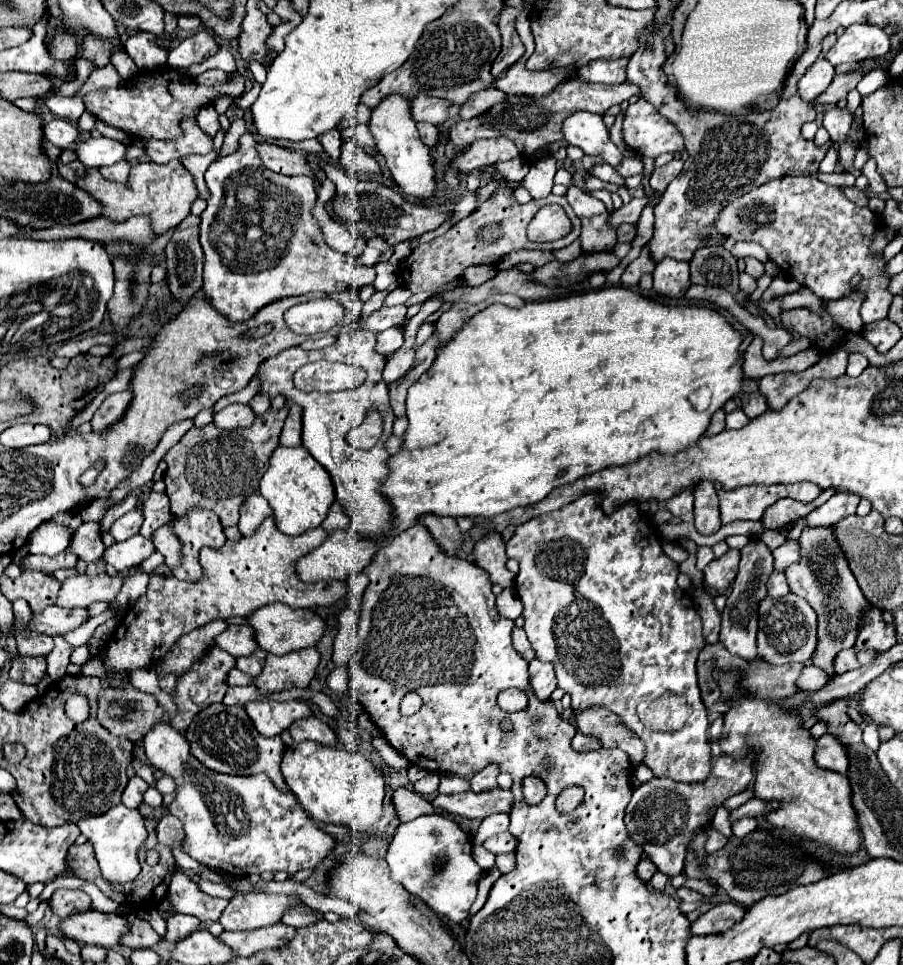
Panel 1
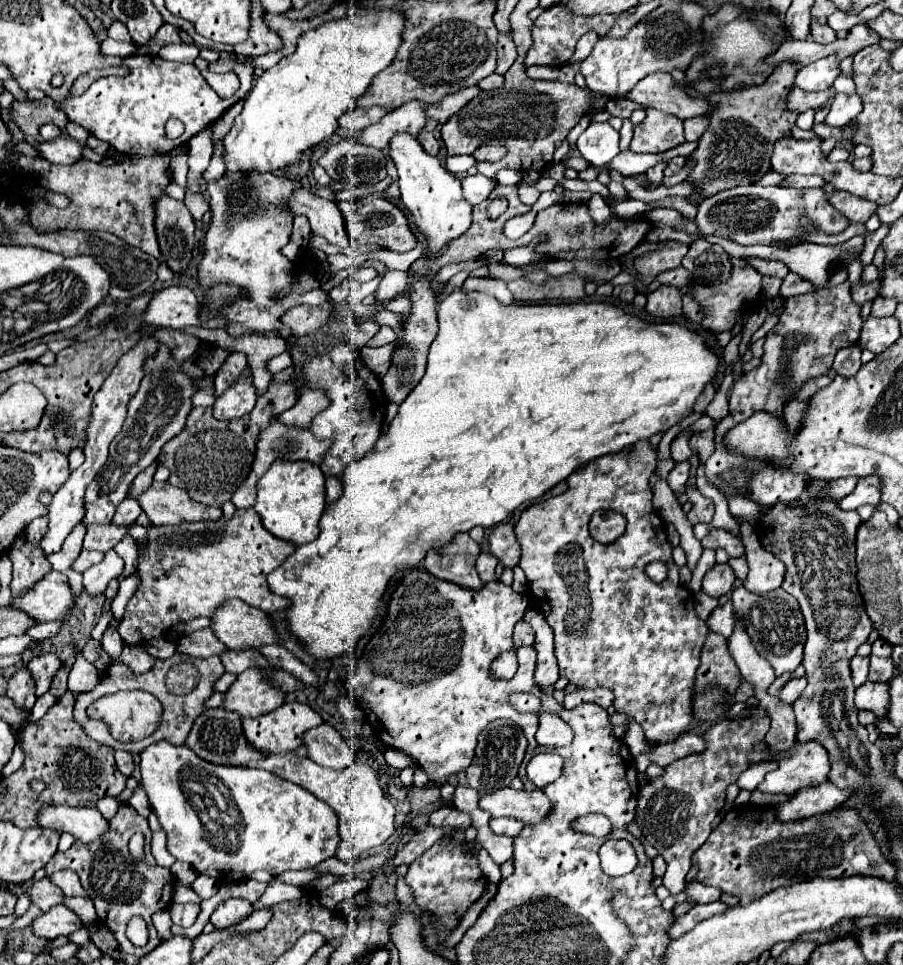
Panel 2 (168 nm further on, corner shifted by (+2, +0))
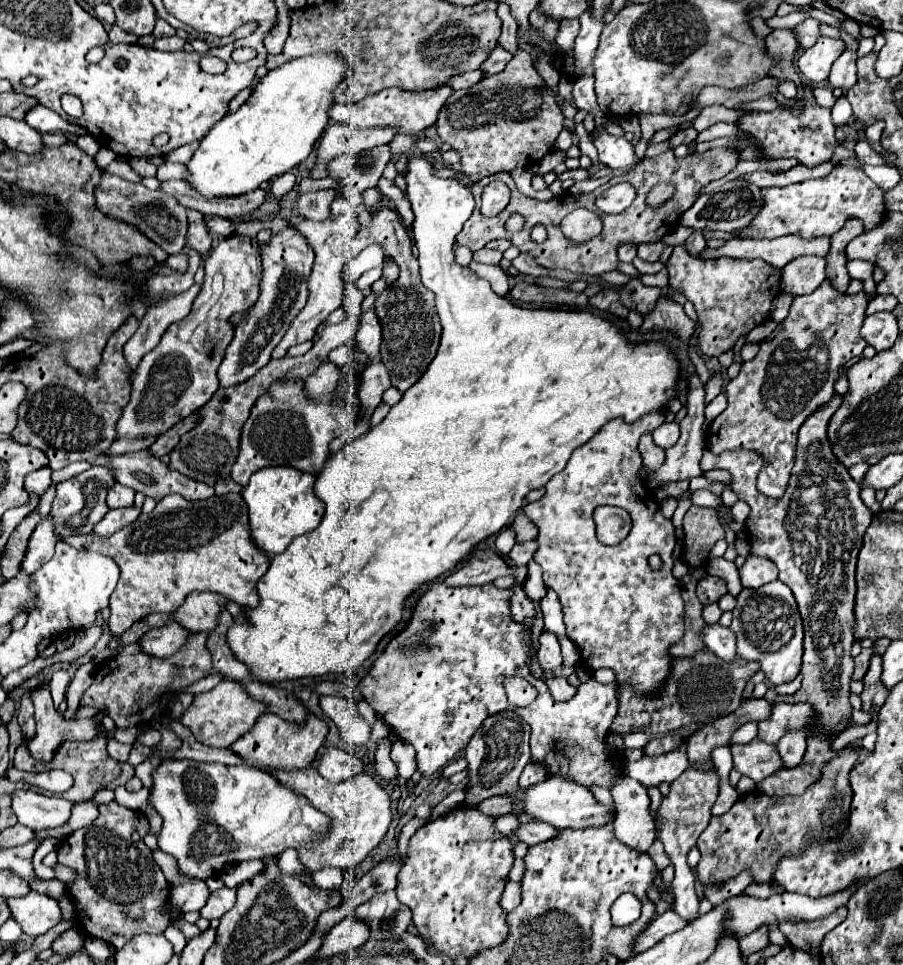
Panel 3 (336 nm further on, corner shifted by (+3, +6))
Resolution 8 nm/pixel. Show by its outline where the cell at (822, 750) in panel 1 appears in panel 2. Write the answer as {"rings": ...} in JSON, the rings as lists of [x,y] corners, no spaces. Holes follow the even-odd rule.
{"rings":[[[801,743],[797,747],[793,747],[789,753],[775,753],[771,755],[771,759],[779,759],[779,767],[771,773],[767,773],[765,781],[759,785],[761,793],[785,793],[791,795],[797,789],[803,787],[815,787],[819,783],[825,783],[825,775],[829,775],[829,753],[825,751],[825,747],[821,747],[821,743]]]}

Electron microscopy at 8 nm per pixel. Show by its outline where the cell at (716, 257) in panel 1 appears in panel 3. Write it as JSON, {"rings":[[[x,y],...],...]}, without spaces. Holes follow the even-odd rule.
{"rings":[[[692,231],[692,235],[686,239],[684,247],[686,247],[686,251],[688,251],[692,257],[698,257],[700,251],[706,247],[704,233],[702,233],[702,231]]]}

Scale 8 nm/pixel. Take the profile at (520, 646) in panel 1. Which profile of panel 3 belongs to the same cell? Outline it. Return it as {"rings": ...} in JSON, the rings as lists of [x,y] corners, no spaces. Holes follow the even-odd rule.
{"rings":[[[514,585],[514,589],[512,589],[512,595],[510,595],[510,615],[512,615],[512,619],[516,623],[522,623],[522,621],[534,623],[534,605],[526,597],[522,585]]]}

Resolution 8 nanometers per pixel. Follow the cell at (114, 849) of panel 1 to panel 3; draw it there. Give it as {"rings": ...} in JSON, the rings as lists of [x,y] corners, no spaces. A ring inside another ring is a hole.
{"rings":[[[18,789],[12,793],[12,811],[18,817],[18,823],[34,831],[64,825],[70,817],[72,805],[72,801],[40,795],[32,789]]]}

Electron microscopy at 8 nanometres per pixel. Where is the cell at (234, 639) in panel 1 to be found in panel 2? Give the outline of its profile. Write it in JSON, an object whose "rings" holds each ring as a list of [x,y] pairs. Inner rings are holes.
{"rings":[[[201,629],[201,631],[195,631],[191,635],[181,637],[177,651],[185,653],[185,655],[207,659],[207,657],[213,657],[213,655],[223,655],[229,649],[225,649],[225,645],[213,635],[211,629]]]}

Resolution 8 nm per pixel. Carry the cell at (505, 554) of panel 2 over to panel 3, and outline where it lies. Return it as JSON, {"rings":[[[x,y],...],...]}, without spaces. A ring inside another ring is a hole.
{"rings":[[[518,513],[516,515],[512,527],[516,531],[516,541],[530,541],[530,539],[536,539],[538,537],[536,525],[524,513]]]}

